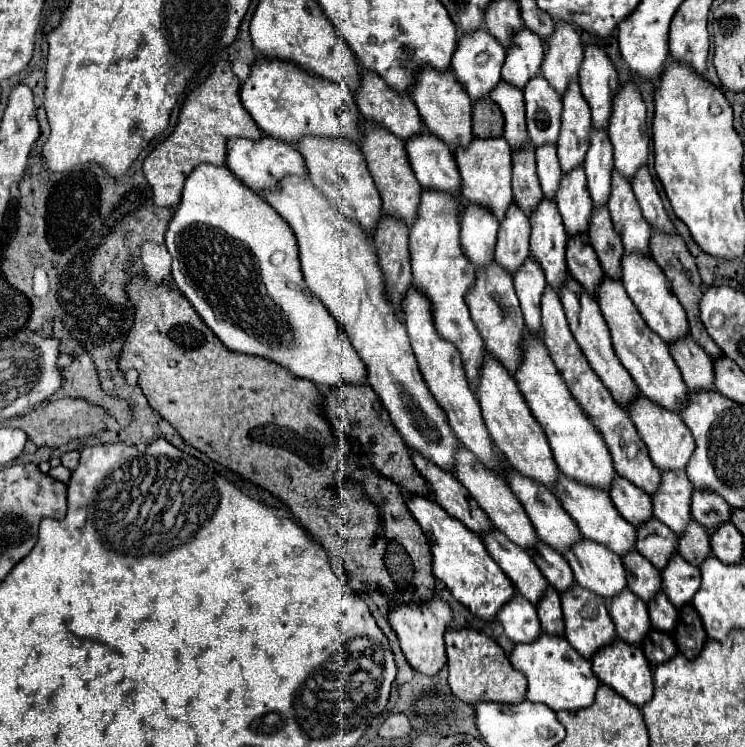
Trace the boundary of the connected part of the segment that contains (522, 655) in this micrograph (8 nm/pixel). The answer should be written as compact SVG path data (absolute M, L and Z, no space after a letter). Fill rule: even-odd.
M542 631L538 635L538 639L534 639L532 643L516 643L510 653L510 663L526 675L526 681L528 681L526 699L532 703L544 703L552 711L576 711L576 709L584 709L594 703L594 695L596 695L600 681L596 679L596 675L592 671L592 663L588 659L582 659L582 655L566 641L566 637L548 635Z

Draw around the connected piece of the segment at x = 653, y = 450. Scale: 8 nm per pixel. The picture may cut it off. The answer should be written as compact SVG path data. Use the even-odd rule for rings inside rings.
M636 395L636 399L626 407L640 439L644 441L644 445L648 447L650 459L654 461L654 465L660 471L668 471L668 469L686 469L686 463L690 461L692 453L694 453L694 439L688 431L688 427L684 425L684 421L680 419L680 415L676 411L668 411L664 407L658 407L656 403L652 403L648 397L644 395Z

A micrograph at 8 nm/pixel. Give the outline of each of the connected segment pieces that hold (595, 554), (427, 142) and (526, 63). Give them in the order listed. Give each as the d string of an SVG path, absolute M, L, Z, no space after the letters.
M588 537L576 541L564 557L572 567L576 583L604 599L618 595L626 587L620 555Z
M422 131L422 135L406 139L406 153L424 189L442 189L452 195L460 193L460 173L456 171L452 149L442 139L430 131Z
M522 27L512 35L512 41L506 47L502 79L524 89L524 83L528 83L528 79L540 71L542 59L544 59L544 43L534 31Z

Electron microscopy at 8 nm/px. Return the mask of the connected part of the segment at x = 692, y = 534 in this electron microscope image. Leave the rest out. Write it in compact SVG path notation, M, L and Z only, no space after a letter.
M690 521L678 539L678 553L692 565L700 565L700 559L704 559L704 555L710 555L708 531L700 523Z

